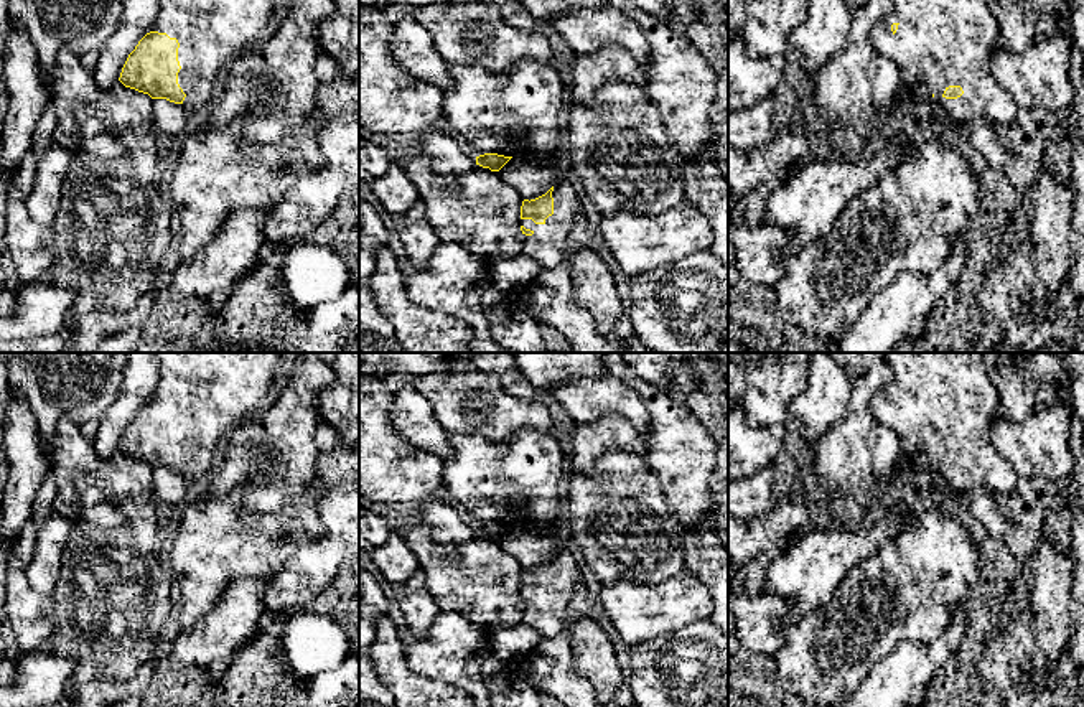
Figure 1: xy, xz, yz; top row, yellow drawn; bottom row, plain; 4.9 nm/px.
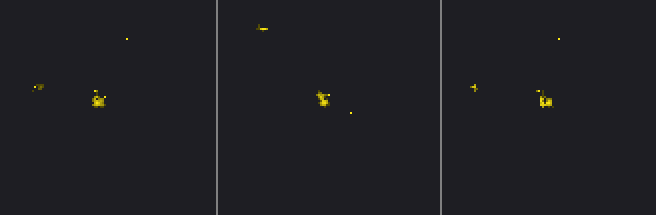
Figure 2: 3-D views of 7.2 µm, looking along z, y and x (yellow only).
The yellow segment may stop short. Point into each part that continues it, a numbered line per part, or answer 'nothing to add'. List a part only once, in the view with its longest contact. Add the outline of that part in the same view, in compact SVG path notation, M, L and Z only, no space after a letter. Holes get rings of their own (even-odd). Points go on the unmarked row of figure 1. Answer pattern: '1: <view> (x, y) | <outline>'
1: xy (213, 391) | M155 353L160 363L158 384L152 400L176 407L178 453L186 463L183 476L203 476L217 453L221 437L254 414L272 387L283 353Z

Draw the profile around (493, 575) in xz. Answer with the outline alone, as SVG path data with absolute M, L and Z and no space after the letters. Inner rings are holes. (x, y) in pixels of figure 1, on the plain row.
M414 514L404 519L397 532L415 554L420 569L427 574L427 590L440 606L440 611L461 613L488 636L498 628L522 623L522 565L502 549L499 541L476 534L470 542L461 545L440 544L435 539L435 532Z

